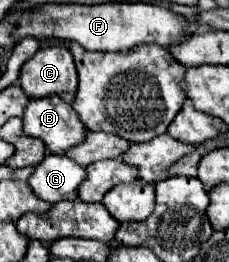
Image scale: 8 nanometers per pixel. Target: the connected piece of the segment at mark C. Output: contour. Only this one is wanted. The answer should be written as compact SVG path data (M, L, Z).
M45 46L21 66L21 88L29 98L77 90L77 70L67 46Z

